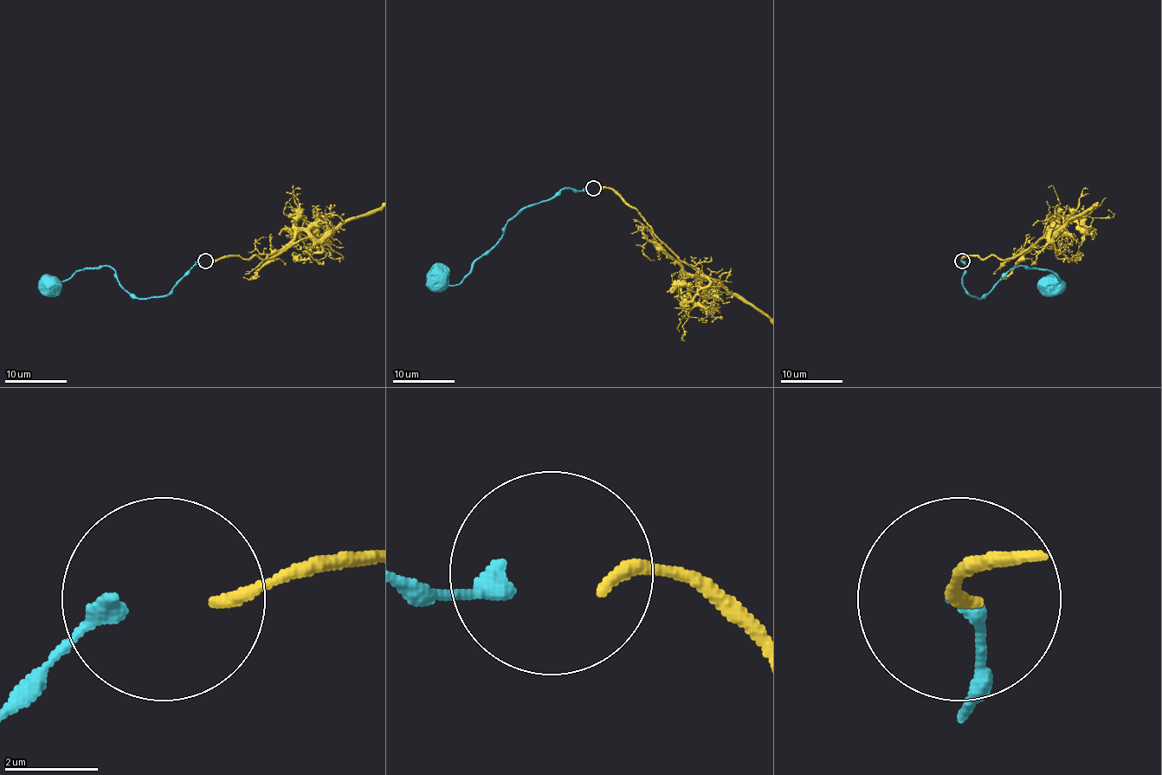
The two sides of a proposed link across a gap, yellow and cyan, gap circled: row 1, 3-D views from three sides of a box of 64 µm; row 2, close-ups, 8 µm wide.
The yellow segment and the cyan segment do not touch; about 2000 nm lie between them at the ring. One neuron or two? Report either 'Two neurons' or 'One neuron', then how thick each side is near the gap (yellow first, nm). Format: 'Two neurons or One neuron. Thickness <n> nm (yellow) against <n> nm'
Two neurons. Thickness 280 nm (yellow) against 440 nm

